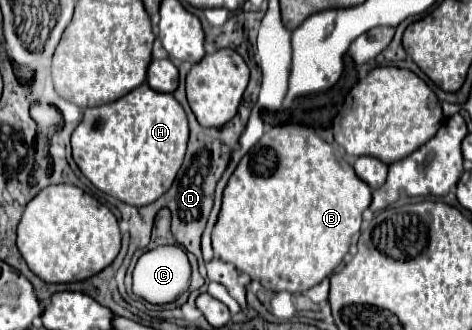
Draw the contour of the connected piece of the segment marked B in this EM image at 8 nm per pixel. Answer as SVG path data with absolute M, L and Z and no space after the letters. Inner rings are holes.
M267 124L265 134L241 158L239 166L235 168L233 176L229 178L229 182L227 182L227 186L223 190L221 212L219 212L217 224L213 226L213 252L223 262L233 264L237 270L251 276L251 280L257 280L265 290L273 290L273 292L283 292L283 290L287 290L287 292L305 292L305 290L313 288L315 284L319 284L323 278L327 278L333 272L333 268L337 264L341 264L341 260L349 252L353 234L357 234L359 228L361 228L361 214L369 204L371 204L371 188L365 188L365 184L361 184L361 180L357 180L353 168L343 160L343 156L339 152L335 152L335 148L331 144L321 140L311 128L299 126L299 124Z

